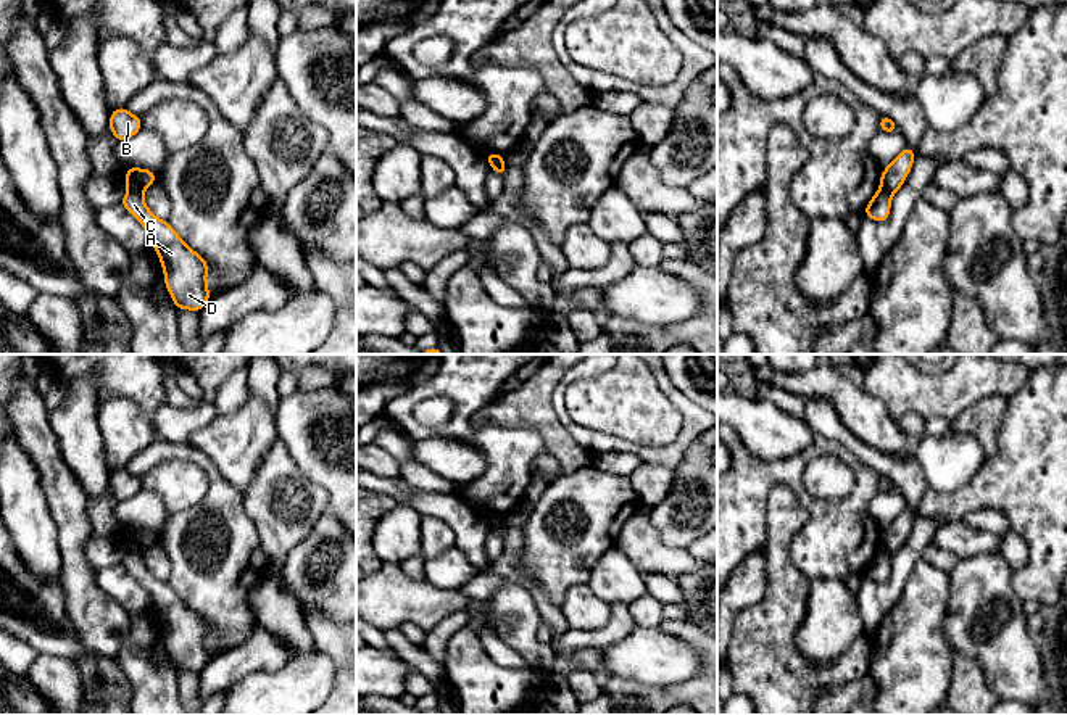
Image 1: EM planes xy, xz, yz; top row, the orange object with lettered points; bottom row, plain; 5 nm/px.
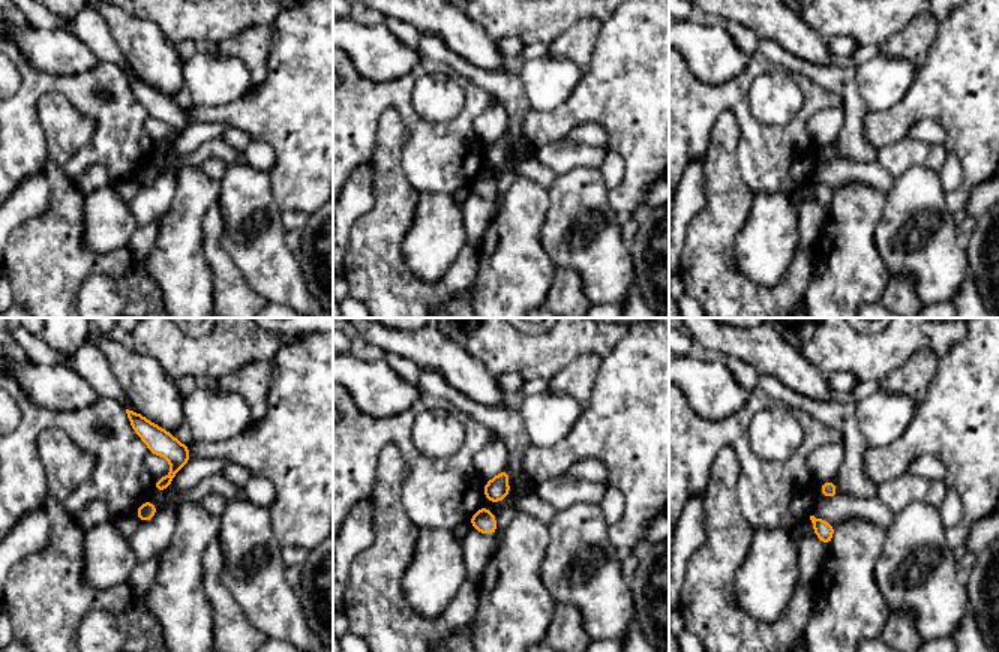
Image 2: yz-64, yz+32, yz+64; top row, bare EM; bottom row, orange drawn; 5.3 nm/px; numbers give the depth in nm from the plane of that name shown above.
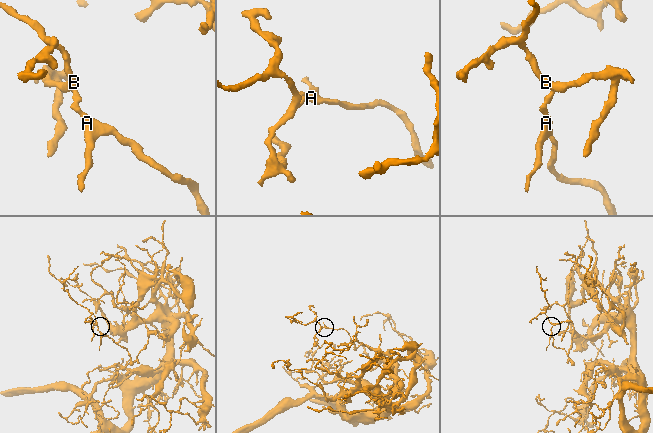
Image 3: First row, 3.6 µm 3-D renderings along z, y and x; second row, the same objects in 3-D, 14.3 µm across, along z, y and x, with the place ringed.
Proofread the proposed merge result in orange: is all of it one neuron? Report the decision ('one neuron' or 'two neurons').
two neurons

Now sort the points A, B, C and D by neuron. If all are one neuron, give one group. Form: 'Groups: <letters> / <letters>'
Groups: A C D / B

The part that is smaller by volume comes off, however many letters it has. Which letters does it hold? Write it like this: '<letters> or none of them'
B

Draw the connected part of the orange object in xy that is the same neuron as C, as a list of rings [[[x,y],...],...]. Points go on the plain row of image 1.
[[[129,549],[121,565],[148,591],[164,630],[164,644],[176,670],[200,670],[211,659],[206,647],[208,623],[145,567],[142,552]]]

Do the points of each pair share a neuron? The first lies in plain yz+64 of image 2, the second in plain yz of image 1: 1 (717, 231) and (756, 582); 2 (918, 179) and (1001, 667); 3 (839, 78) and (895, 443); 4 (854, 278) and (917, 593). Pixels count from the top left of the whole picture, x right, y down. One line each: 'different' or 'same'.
1: different
2: same
3: different
4: same

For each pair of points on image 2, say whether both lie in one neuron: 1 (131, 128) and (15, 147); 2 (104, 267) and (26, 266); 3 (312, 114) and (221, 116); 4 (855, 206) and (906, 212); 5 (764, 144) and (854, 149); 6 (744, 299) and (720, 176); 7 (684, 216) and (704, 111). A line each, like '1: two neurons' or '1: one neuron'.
1: one neuron
2: one neuron
3: one neuron
4: two neurons
5: two neurons
6: one neuron
7: two neurons

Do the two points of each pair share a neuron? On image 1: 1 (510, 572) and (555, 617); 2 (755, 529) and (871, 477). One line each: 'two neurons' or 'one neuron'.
1: one neuron
2: one neuron

